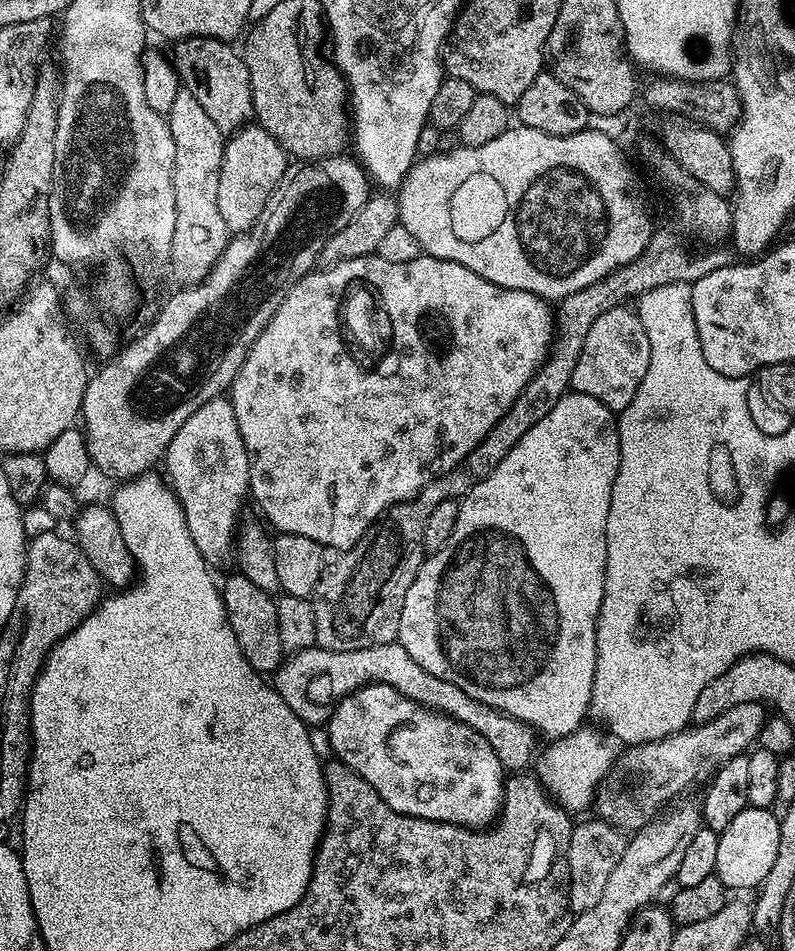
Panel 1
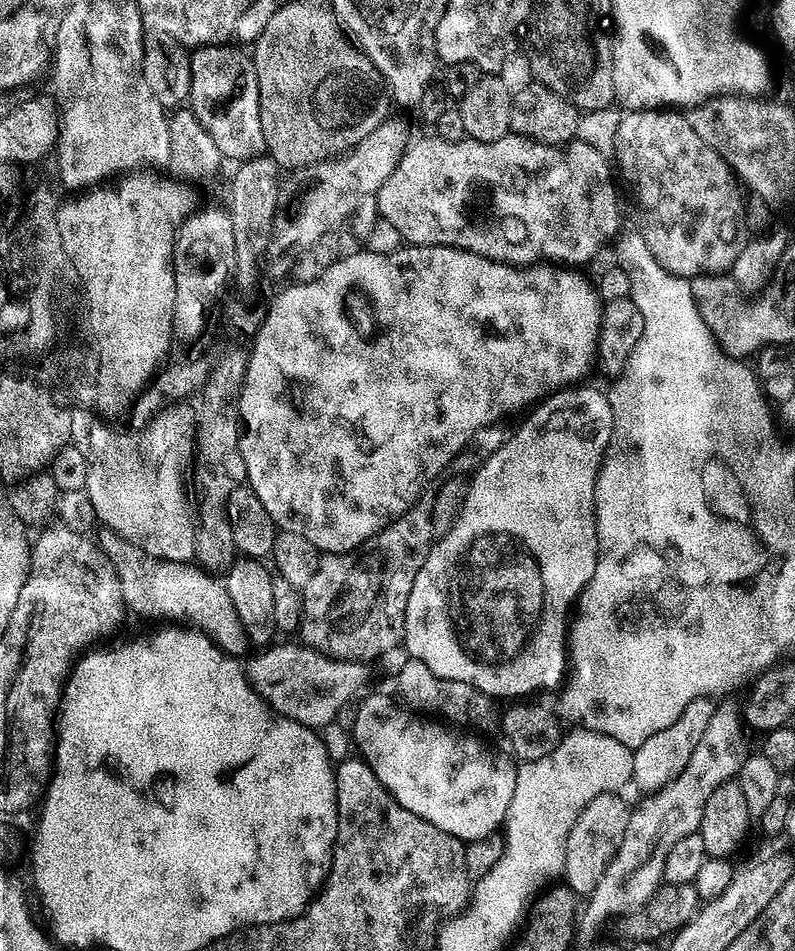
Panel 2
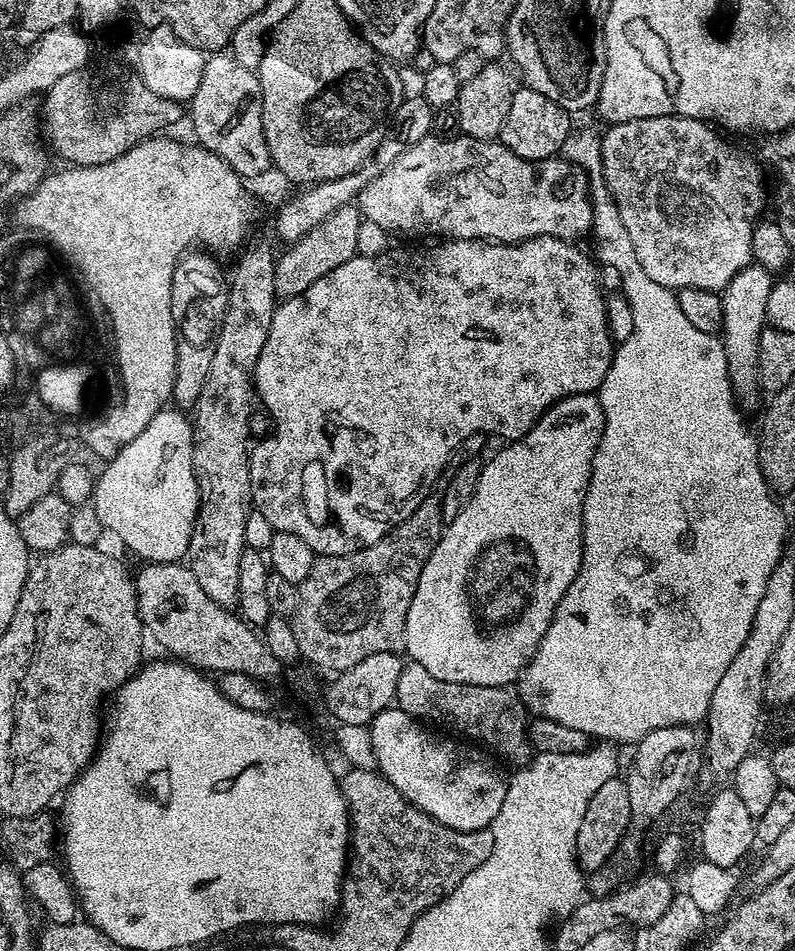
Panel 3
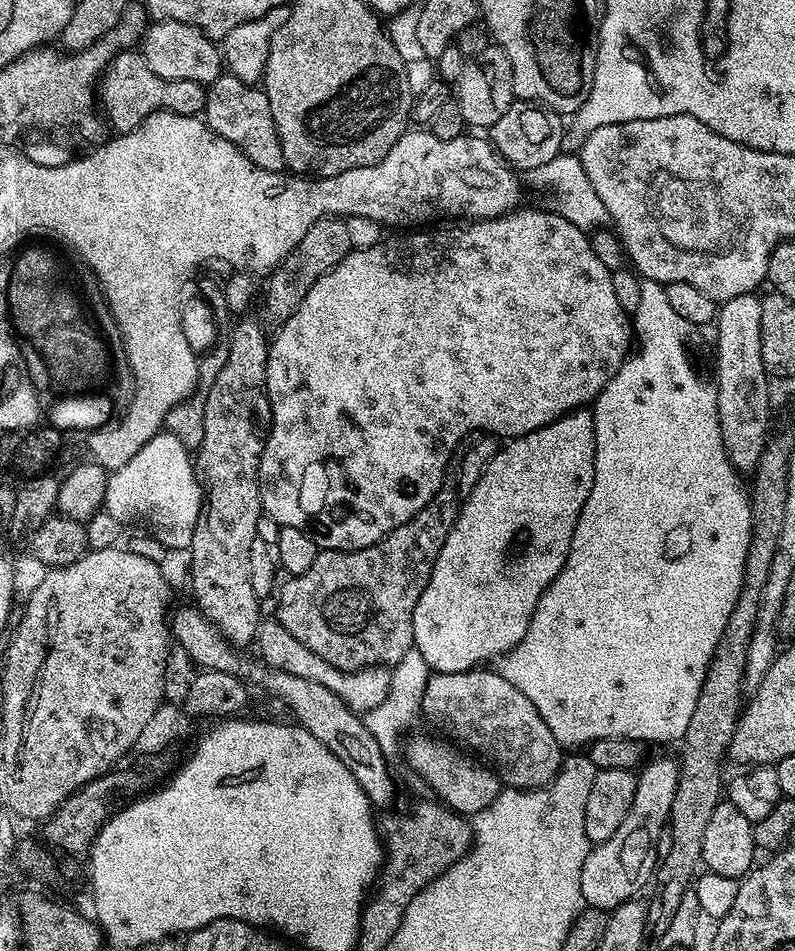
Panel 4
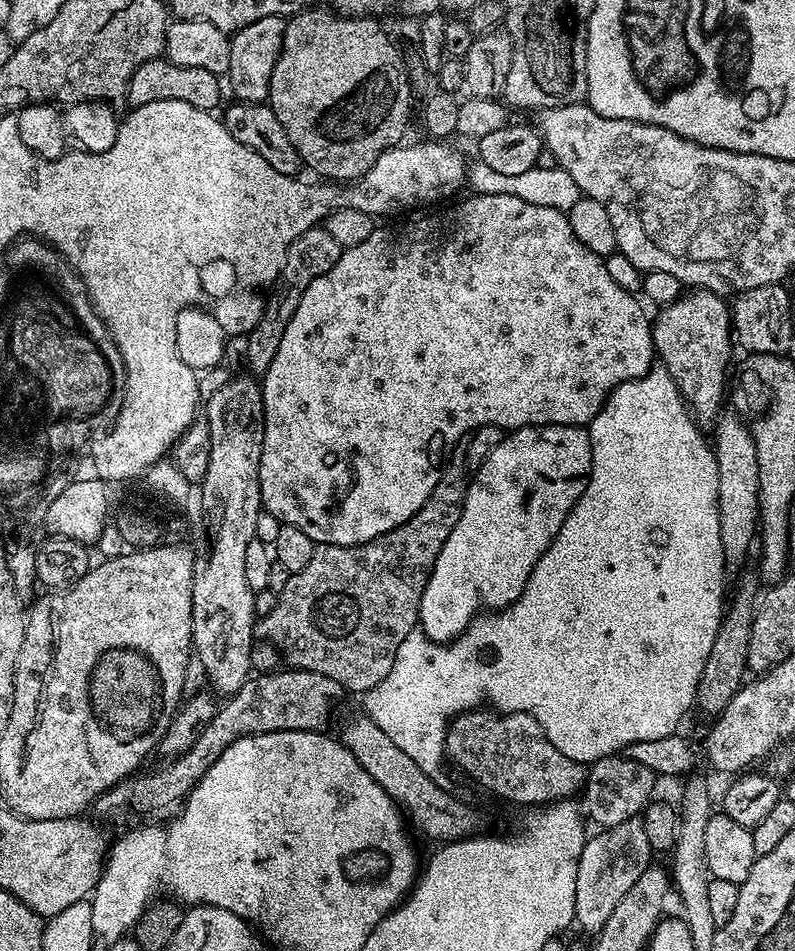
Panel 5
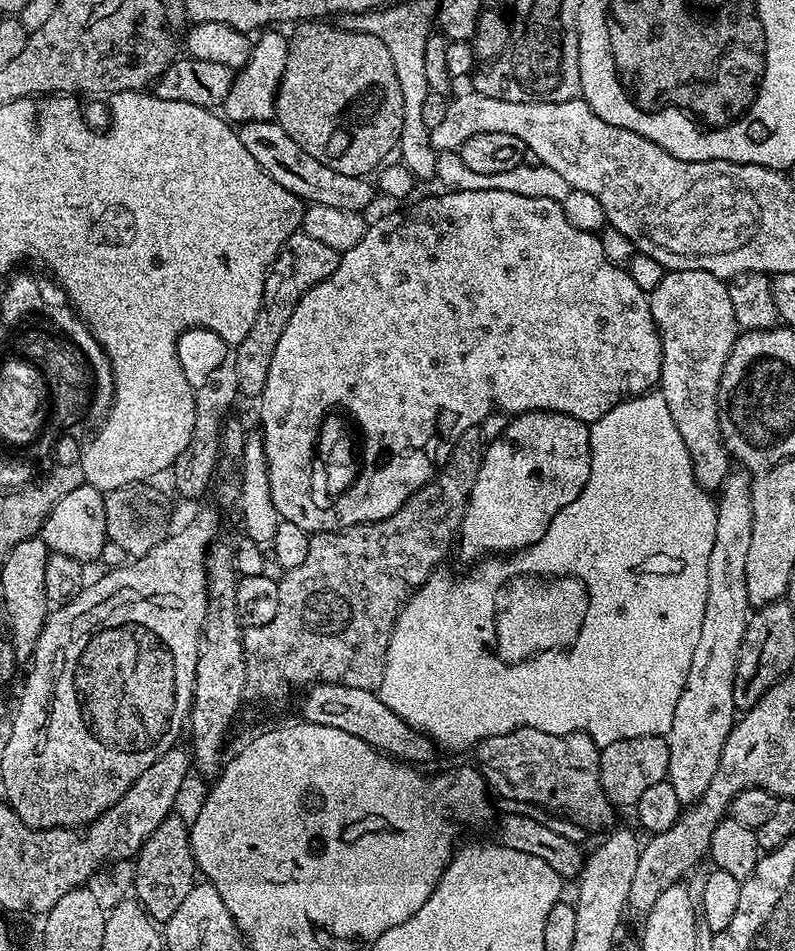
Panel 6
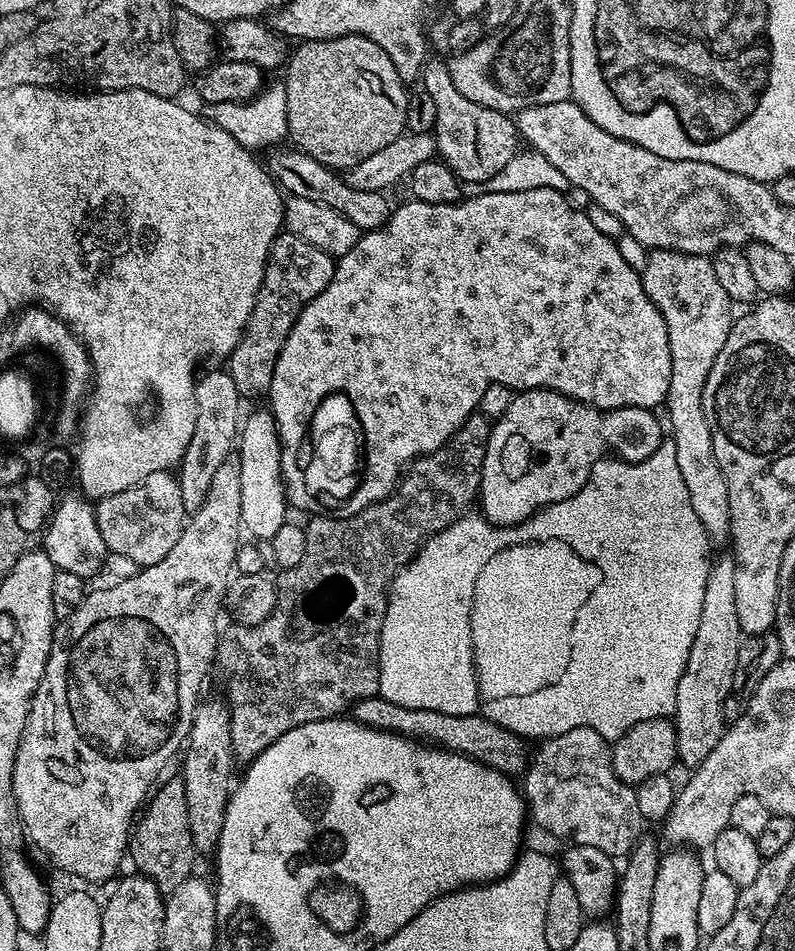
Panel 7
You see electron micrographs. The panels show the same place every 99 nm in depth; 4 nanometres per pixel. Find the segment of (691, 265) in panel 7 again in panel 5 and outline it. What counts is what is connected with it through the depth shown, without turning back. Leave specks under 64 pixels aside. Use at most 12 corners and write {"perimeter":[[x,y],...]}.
{"perimeter":[[688,290],[652,326],[696,423],[730,384],[729,301]]}

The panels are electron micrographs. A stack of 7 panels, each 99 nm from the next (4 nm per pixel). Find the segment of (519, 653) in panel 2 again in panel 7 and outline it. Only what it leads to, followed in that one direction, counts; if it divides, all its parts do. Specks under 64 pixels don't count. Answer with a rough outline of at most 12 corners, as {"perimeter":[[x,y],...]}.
{"perimeter":[[517,391],[492,424],[479,511],[523,524],[609,453],[662,442],[646,408]]}

